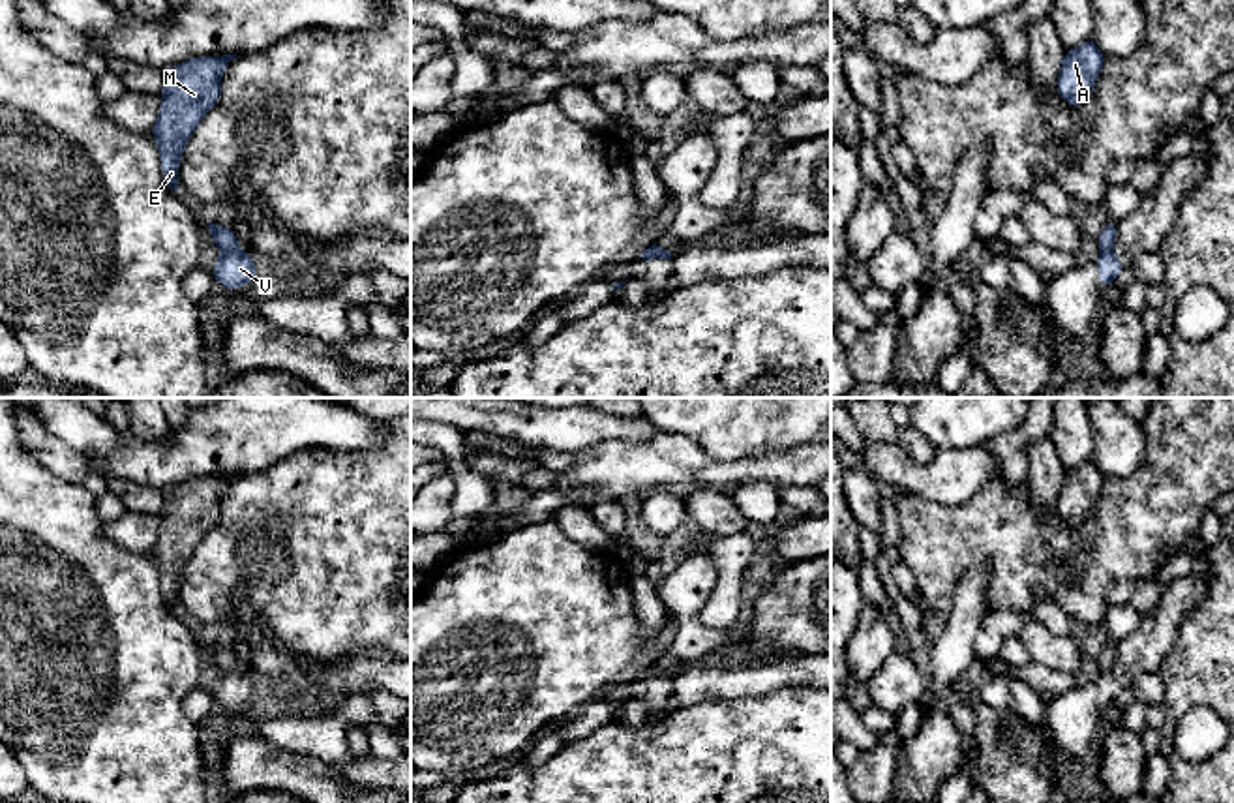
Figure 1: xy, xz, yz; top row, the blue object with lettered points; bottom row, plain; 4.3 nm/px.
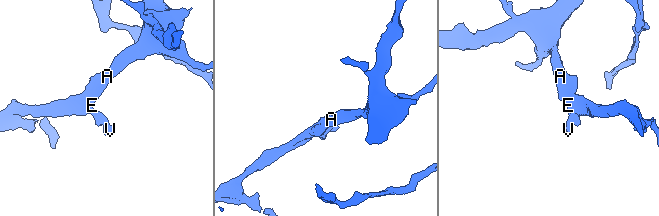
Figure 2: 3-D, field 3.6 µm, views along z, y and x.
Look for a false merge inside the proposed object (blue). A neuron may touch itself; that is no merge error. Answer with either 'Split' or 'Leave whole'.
Split

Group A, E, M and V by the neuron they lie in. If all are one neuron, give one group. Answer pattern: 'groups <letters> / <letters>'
groups A E M / V

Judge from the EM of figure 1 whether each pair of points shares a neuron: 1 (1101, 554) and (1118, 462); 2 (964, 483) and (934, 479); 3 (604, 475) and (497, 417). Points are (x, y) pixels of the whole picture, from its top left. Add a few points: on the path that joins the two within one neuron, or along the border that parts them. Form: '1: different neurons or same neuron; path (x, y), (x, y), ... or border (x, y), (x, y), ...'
1: different neurons; border (1146, 443), (1137, 469), (1107, 479)
2: same neuron; path (957, 479), (942, 479)
3: different neurons; border (619, 441), (599, 441), (576, 454)

